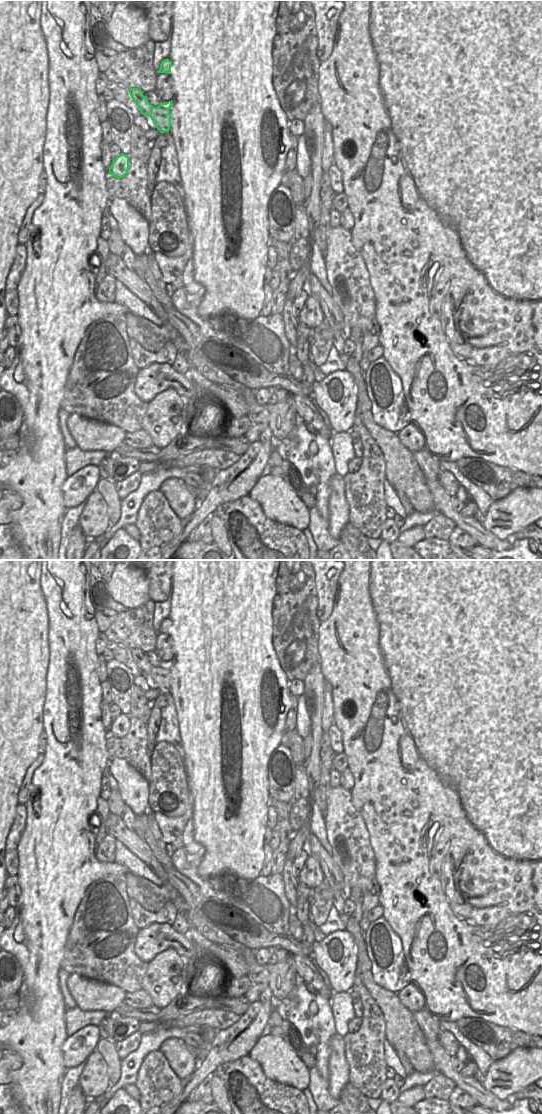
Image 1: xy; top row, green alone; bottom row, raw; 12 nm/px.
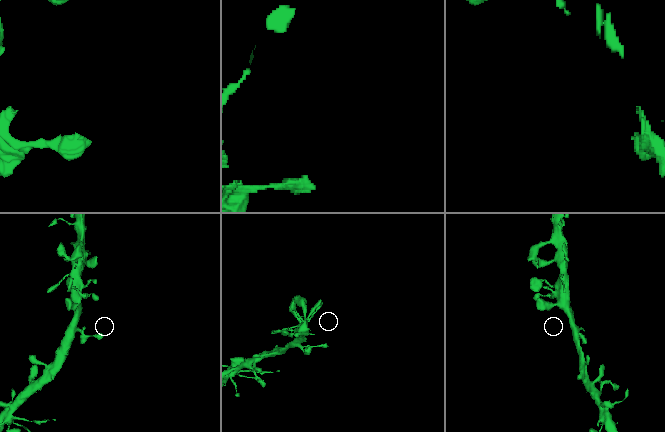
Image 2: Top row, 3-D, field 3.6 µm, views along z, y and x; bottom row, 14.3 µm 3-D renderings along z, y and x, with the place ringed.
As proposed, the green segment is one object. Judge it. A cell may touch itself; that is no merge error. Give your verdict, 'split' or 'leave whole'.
leave whole

